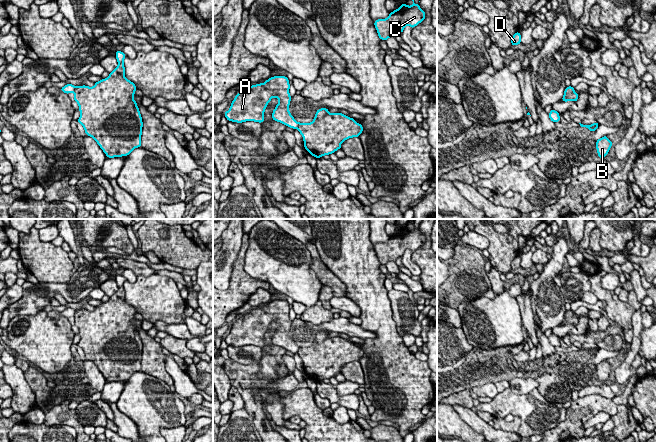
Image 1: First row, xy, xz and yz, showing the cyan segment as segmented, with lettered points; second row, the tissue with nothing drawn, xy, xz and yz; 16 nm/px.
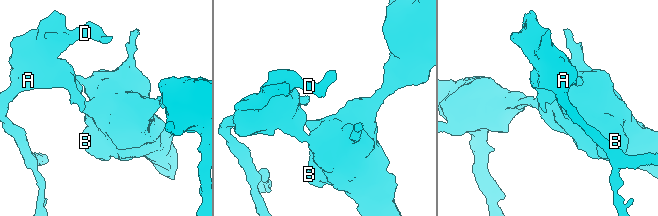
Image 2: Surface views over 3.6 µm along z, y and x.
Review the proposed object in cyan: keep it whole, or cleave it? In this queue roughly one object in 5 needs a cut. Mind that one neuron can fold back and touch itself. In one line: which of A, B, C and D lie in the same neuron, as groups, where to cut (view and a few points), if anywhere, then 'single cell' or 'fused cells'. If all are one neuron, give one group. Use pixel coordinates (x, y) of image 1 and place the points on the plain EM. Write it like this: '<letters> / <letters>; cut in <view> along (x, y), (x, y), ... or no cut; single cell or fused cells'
A D / B C; cut in xz along (299, 347), (296, 352); fused cells

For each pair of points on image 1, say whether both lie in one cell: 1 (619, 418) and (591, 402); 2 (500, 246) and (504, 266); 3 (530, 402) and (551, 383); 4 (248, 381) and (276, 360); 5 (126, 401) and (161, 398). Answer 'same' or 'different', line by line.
1: different
2: same
3: different
4: same
5: same

